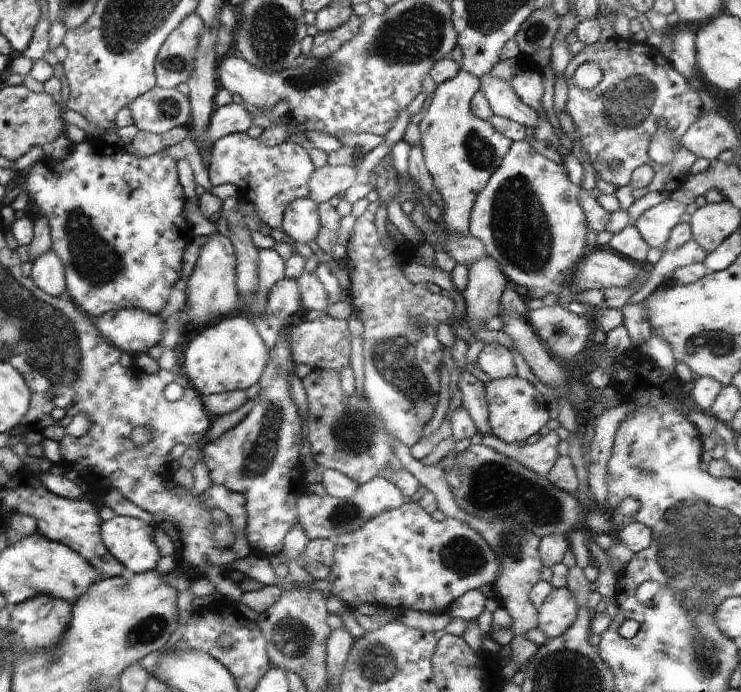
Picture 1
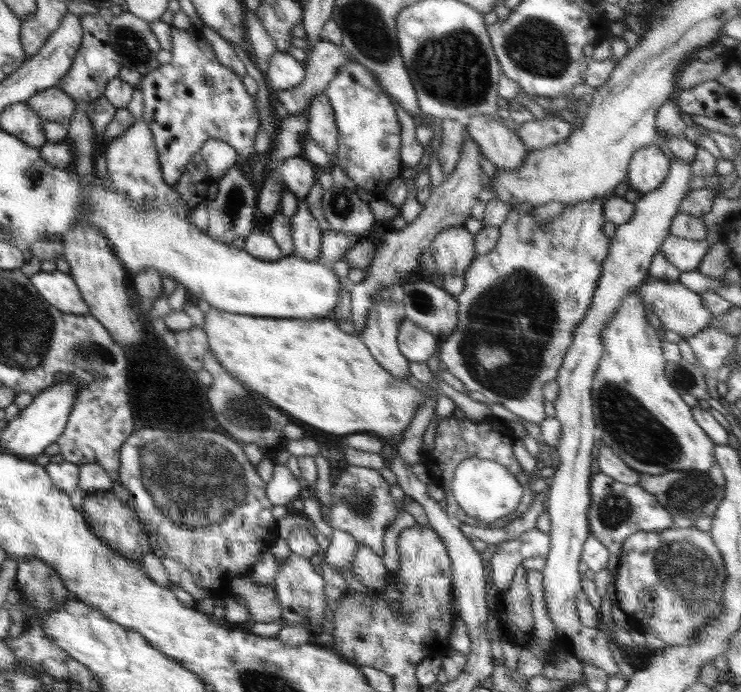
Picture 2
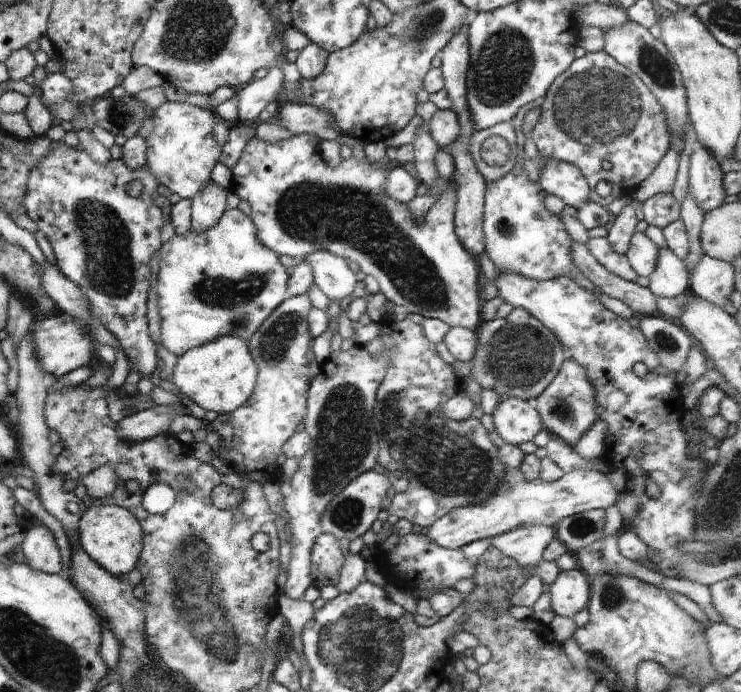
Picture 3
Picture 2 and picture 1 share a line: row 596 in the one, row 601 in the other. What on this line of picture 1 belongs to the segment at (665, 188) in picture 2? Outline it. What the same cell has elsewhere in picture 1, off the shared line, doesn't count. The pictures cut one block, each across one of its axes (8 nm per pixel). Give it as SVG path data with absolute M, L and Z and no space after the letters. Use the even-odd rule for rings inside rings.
M554 588L537 608L538 626L546 639L557 638L568 631L576 620L578 604L568 588Z

